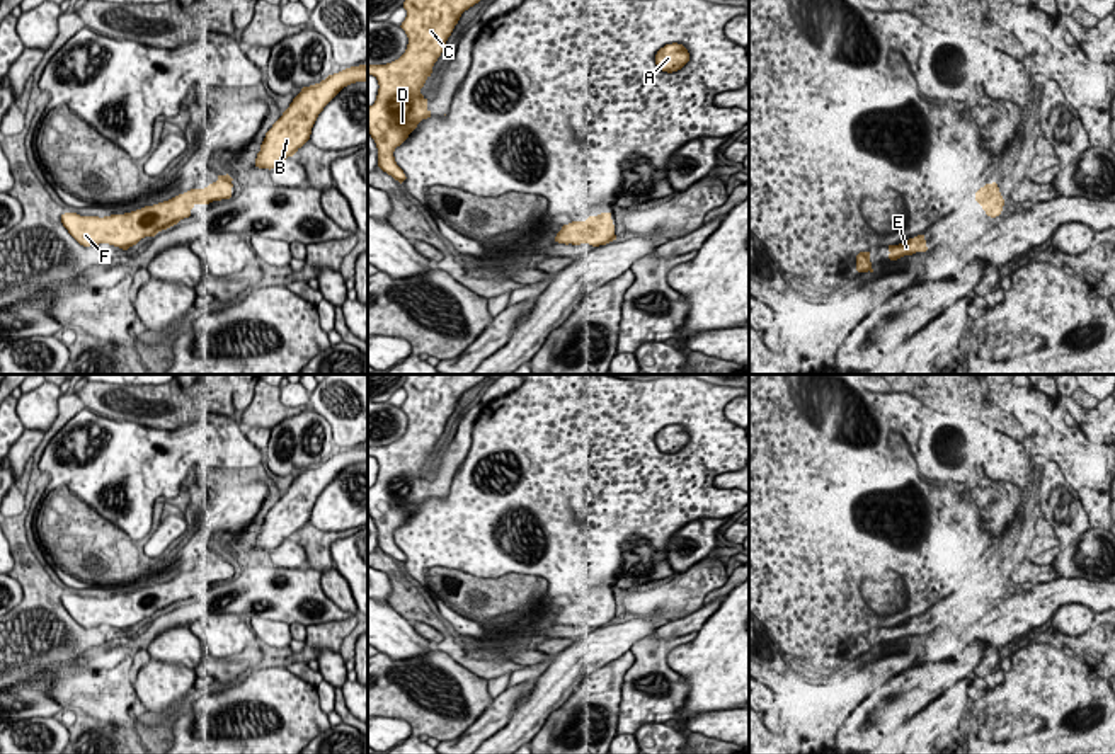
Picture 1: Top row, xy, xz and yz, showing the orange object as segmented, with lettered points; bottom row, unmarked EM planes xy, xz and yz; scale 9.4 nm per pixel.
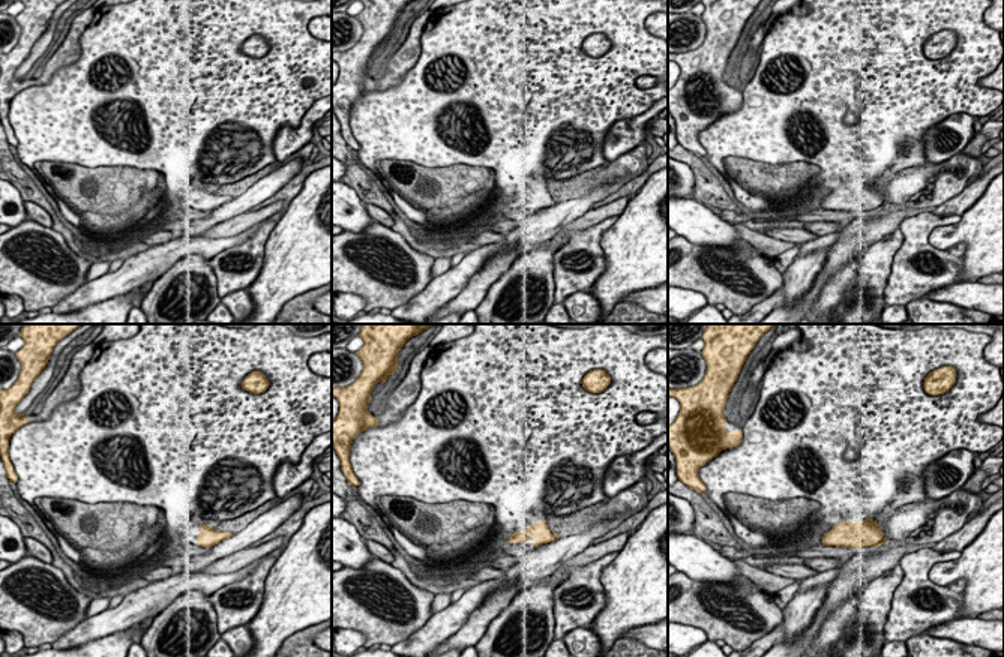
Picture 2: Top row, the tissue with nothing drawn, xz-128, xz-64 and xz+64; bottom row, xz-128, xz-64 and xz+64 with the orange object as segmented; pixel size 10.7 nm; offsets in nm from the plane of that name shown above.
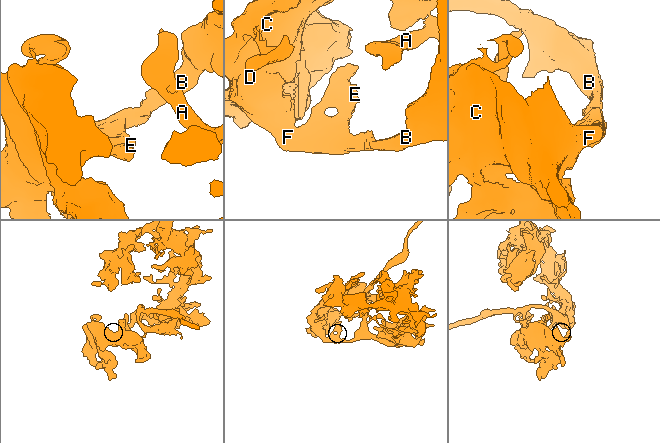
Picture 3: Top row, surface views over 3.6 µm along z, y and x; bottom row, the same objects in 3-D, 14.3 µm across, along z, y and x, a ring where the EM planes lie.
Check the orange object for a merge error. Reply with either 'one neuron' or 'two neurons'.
one neuron

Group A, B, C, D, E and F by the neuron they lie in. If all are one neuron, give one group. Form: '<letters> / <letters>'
A B C D E F

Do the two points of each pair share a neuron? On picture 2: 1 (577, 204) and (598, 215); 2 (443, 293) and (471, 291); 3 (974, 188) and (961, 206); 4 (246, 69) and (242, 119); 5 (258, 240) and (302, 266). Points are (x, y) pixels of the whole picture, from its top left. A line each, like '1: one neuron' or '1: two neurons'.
1: two neurons
2: two neurons
3: one neuron
4: one neuron
5: two neurons

